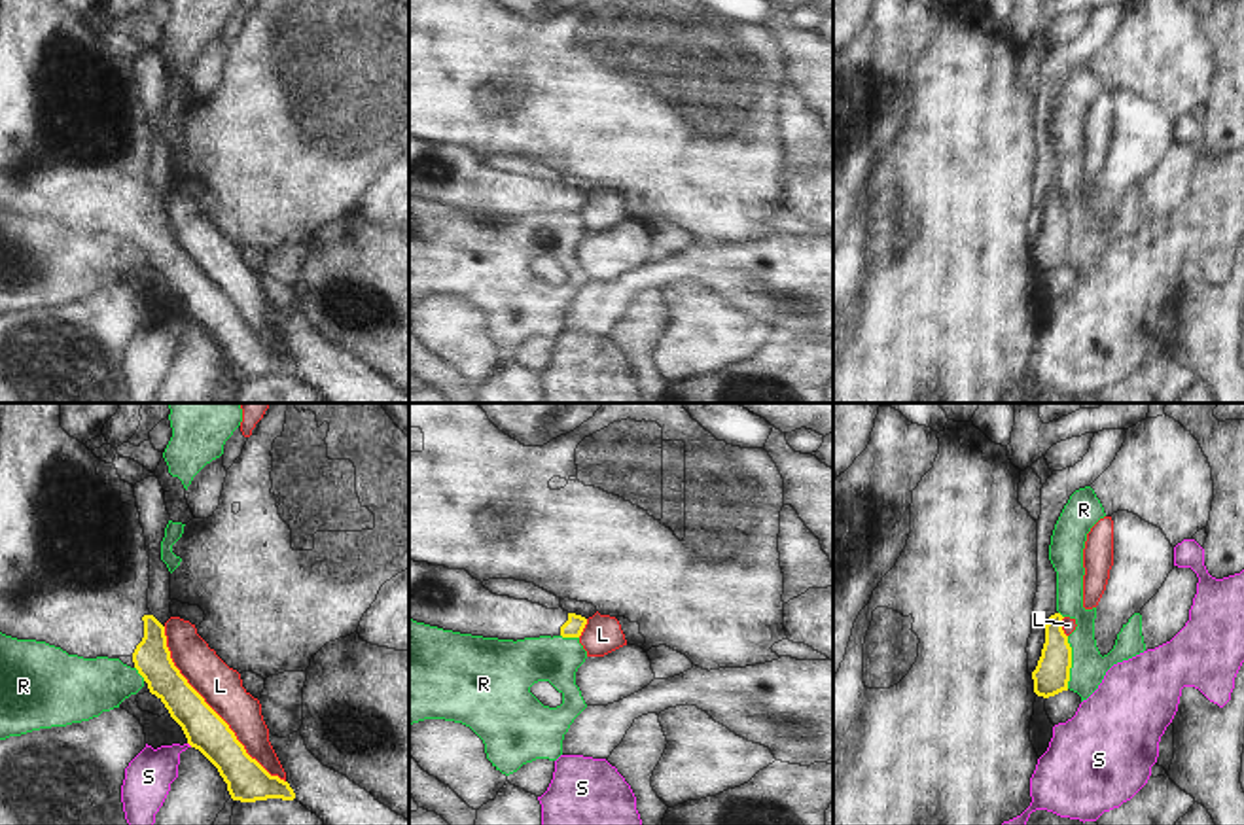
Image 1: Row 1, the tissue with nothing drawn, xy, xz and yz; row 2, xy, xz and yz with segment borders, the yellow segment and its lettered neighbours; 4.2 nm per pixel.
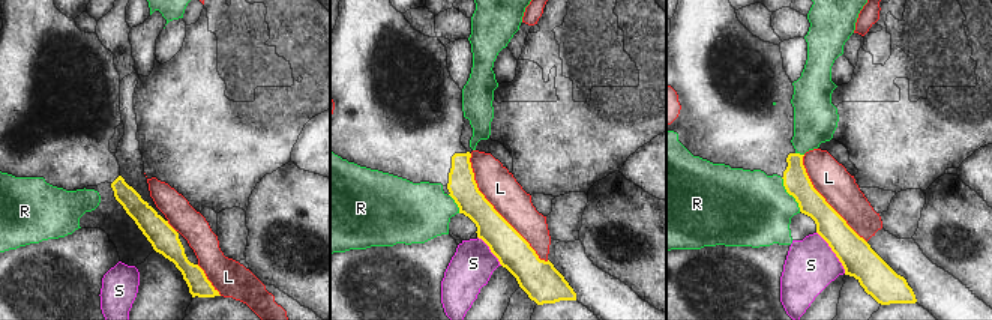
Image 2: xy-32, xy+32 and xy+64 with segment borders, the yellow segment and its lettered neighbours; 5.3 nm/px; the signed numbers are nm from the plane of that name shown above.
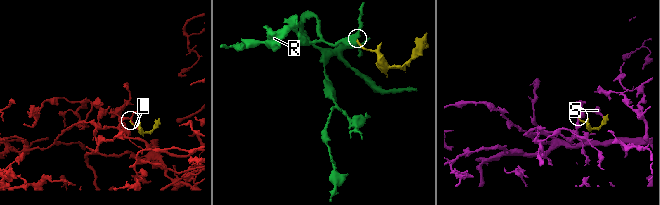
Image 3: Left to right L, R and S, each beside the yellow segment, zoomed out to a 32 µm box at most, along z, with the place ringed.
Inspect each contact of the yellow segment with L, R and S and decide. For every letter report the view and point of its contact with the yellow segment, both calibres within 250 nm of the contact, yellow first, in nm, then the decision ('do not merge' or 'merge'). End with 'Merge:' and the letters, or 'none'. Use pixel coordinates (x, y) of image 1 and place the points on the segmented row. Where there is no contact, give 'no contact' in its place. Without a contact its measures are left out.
L: contact xy (211, 708); calibres 170 and 180 nm; do not merge
R: contact yz (1070, 663); calibres 150 and 150 nm; do not merge
S: contact xy (190, 744); calibres 170 and 200 nm; do not merge
Merge: none

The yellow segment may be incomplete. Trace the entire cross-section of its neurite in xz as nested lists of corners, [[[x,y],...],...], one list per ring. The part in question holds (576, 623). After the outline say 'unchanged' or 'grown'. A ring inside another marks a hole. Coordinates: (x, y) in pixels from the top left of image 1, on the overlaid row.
[[[409,558],[409,619],[460,634],[524,640],[579,638],[587,619],[562,607],[496,596],[466,570]]]; grown

